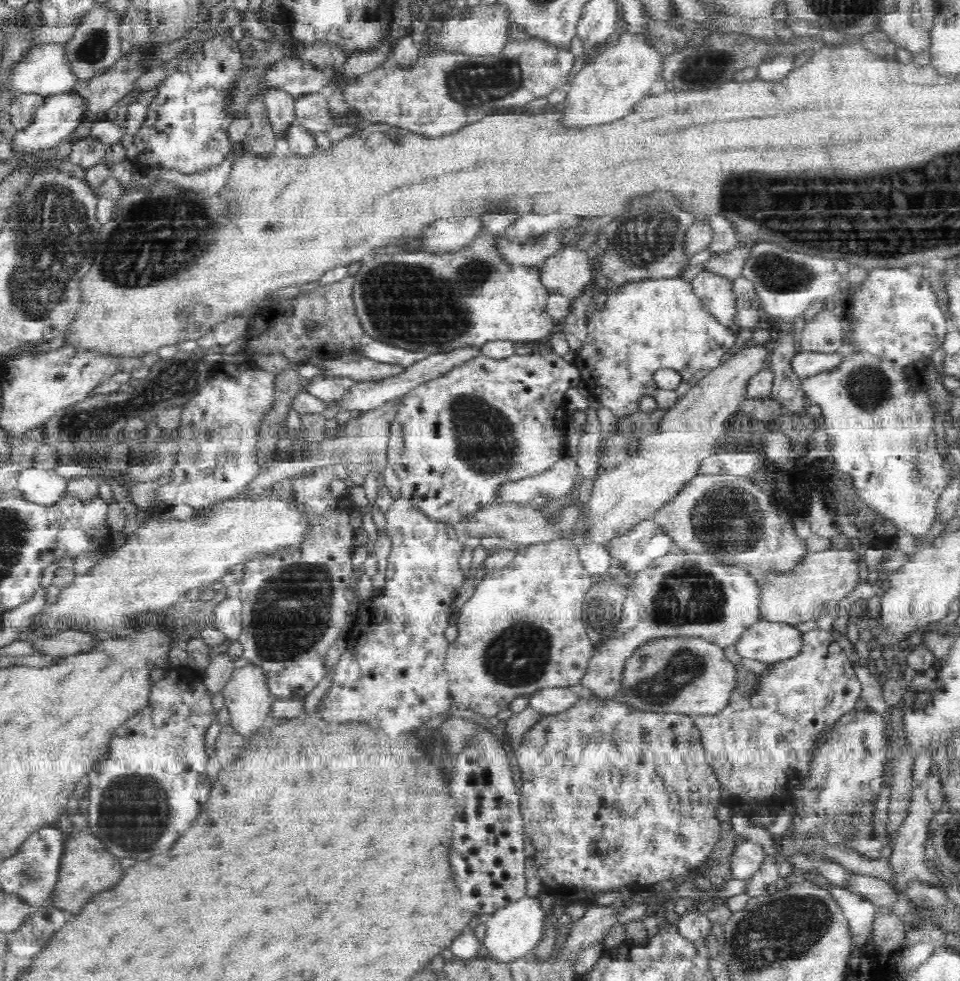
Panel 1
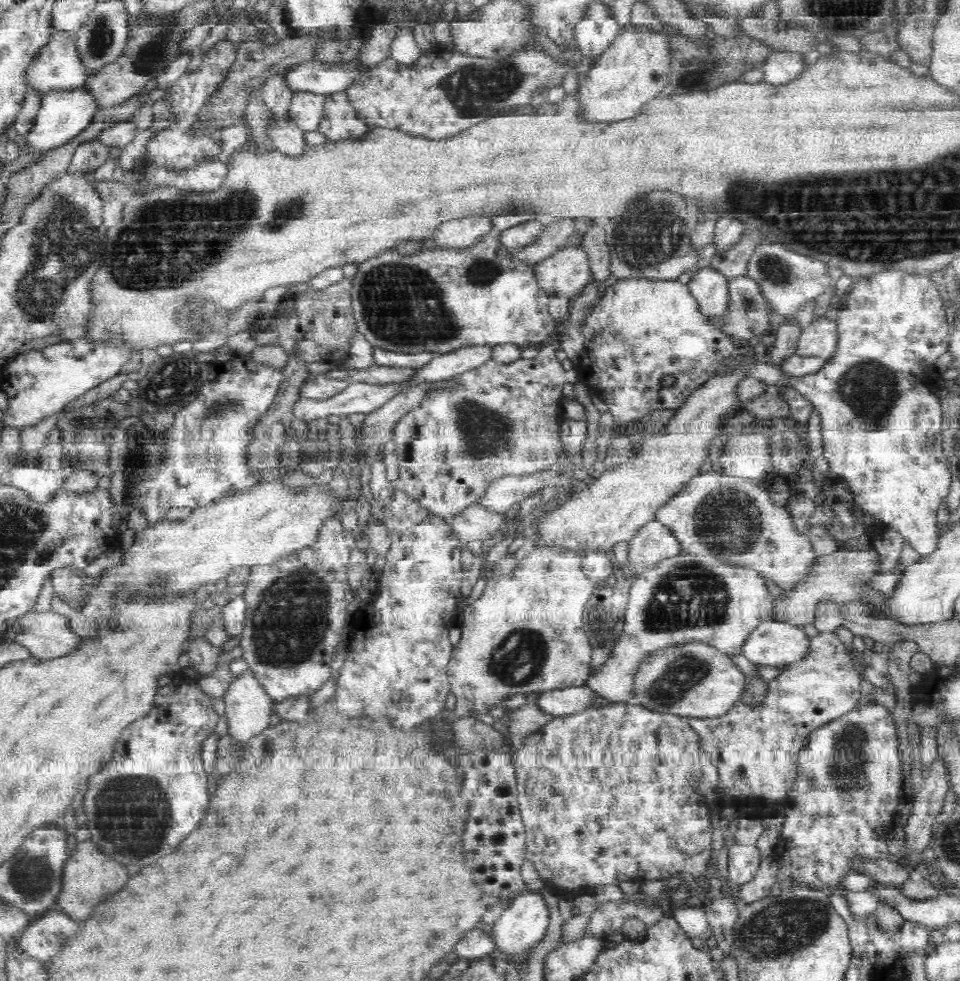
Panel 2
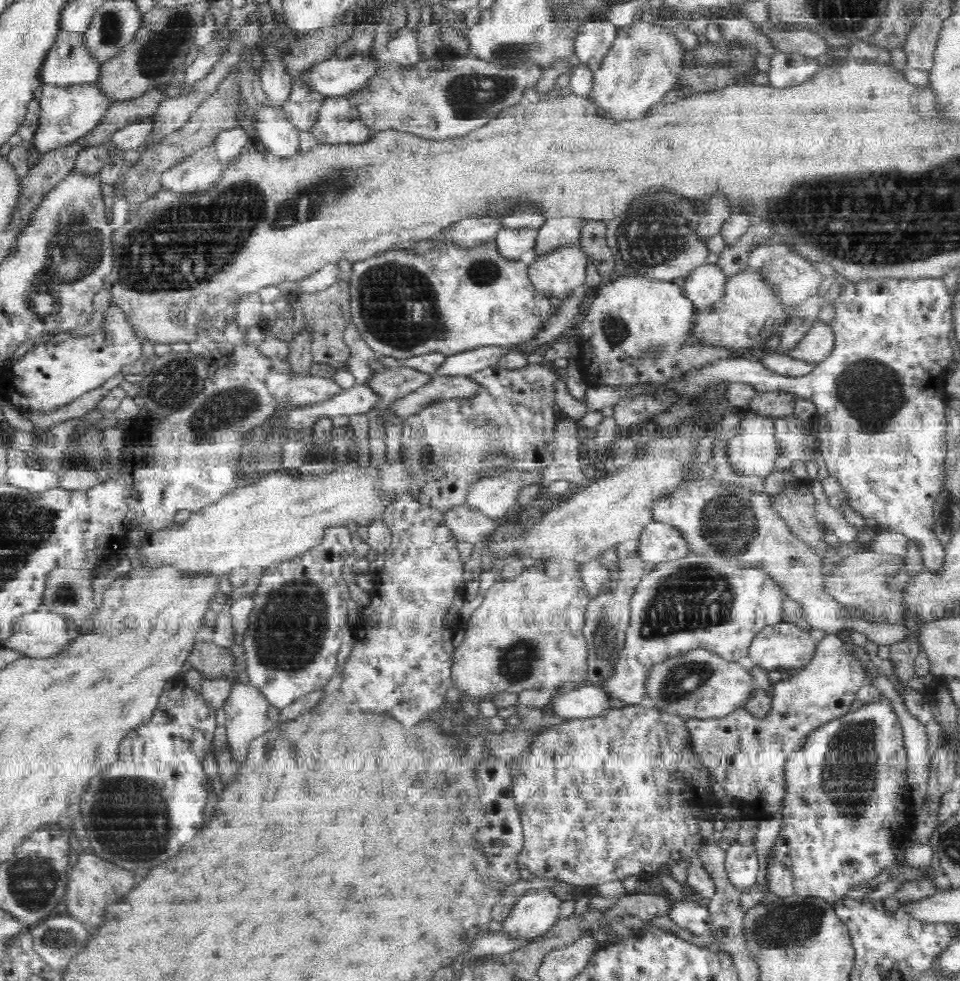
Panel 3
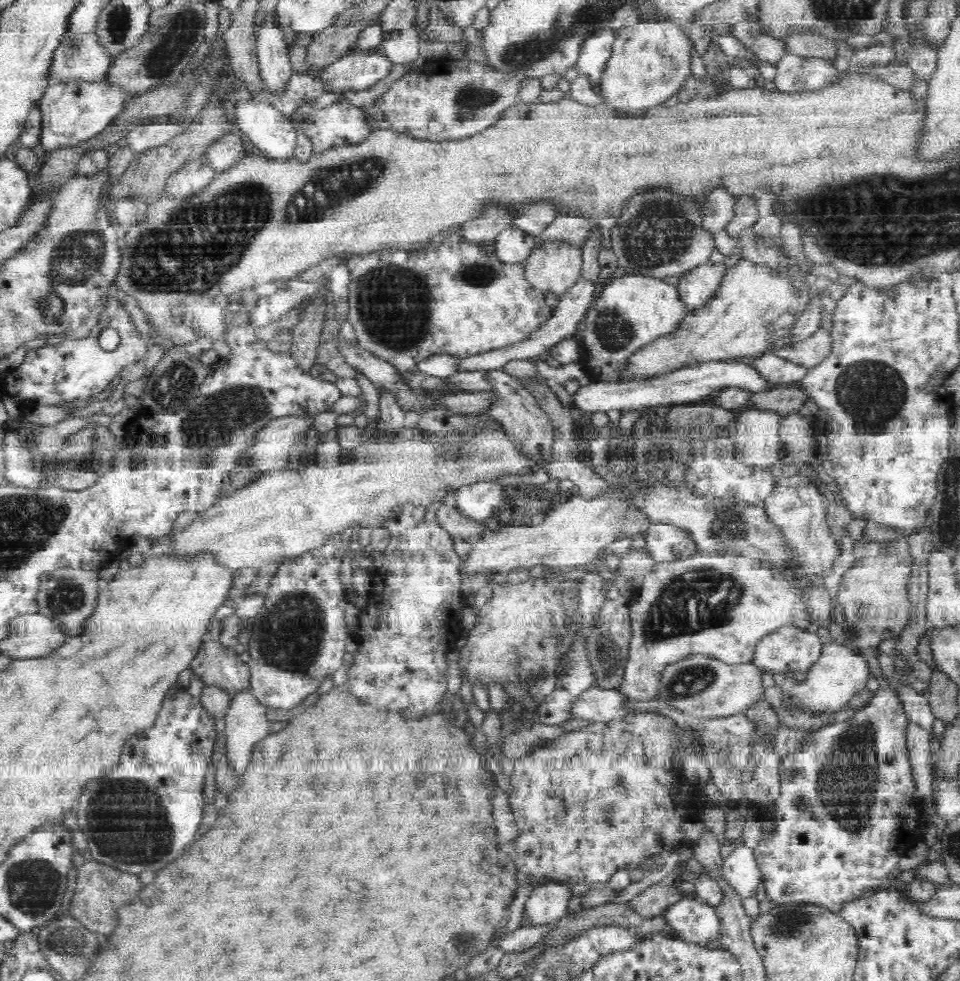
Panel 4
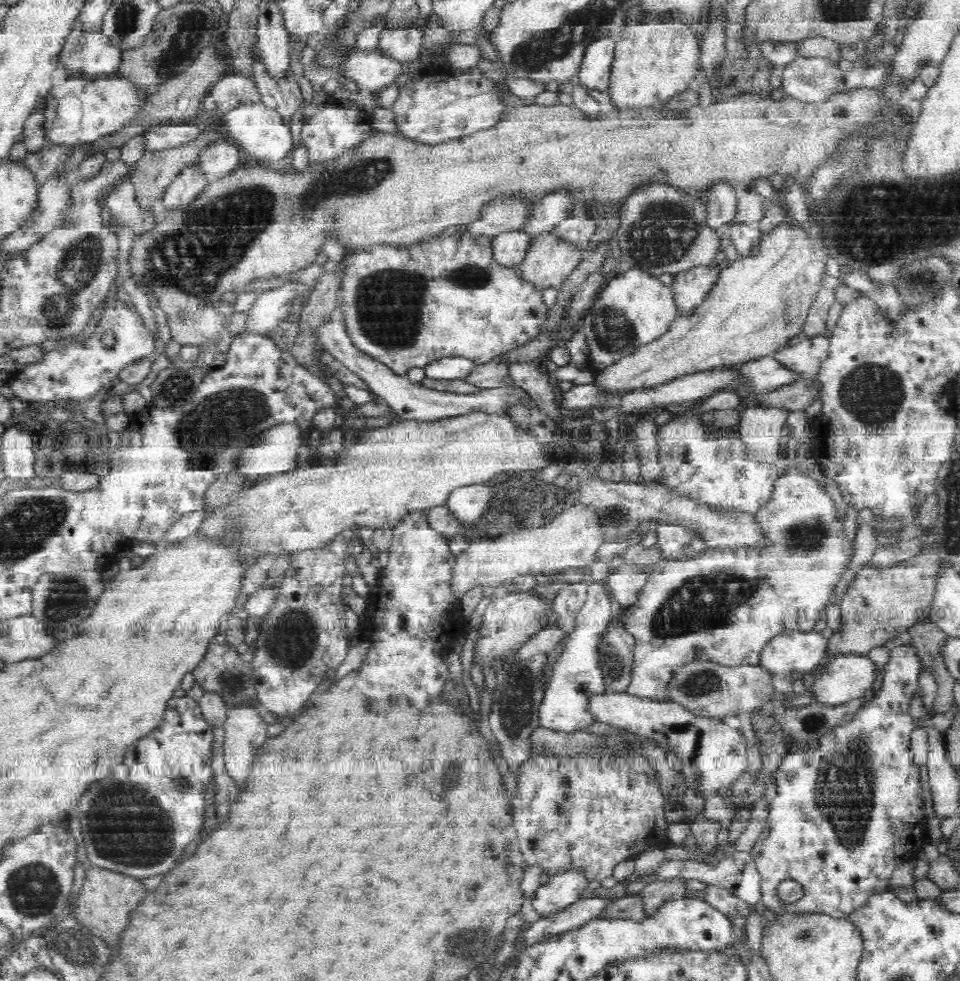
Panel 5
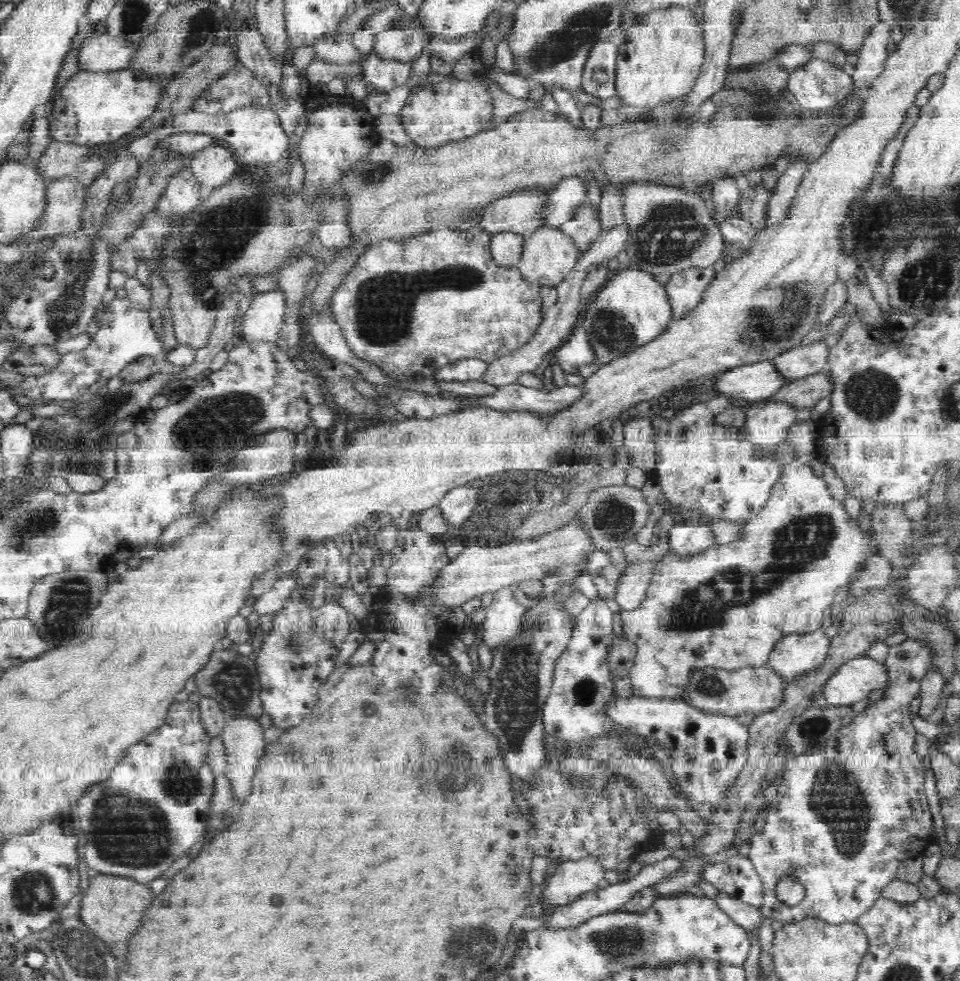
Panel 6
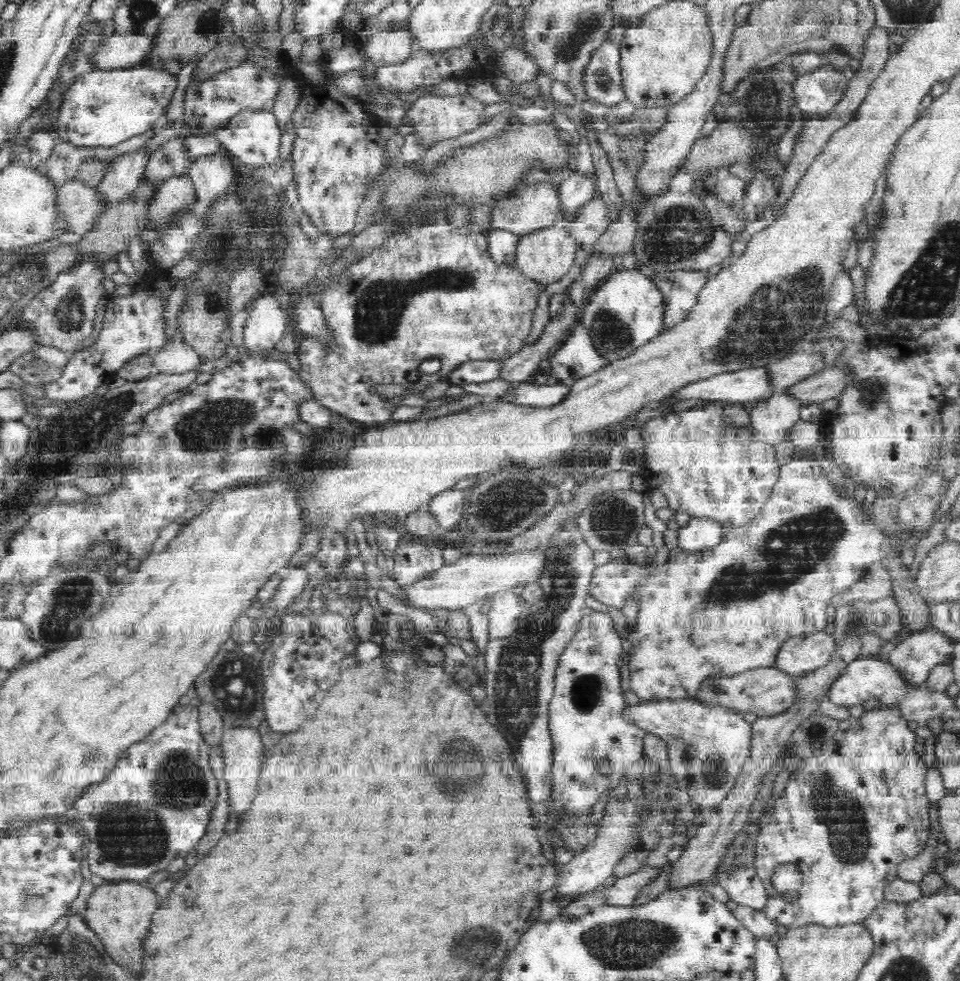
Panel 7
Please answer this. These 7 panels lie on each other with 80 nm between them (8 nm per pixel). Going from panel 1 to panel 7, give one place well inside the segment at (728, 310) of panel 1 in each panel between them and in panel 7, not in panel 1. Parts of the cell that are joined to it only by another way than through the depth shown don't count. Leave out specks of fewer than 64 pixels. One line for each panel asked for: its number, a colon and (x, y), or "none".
2: (711, 289)
3: (706, 286)
4: (698, 287)
5: (690, 288)
6: (685, 289)
7: (681, 288)

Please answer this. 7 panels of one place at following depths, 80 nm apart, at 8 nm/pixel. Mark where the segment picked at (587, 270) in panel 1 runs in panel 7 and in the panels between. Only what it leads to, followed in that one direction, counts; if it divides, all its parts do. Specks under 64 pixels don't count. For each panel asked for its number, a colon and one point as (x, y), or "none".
2: (566, 272)
3: (558, 273)
4: (554, 269)
5: (549, 263)
6: (549, 256)
7: (546, 255)

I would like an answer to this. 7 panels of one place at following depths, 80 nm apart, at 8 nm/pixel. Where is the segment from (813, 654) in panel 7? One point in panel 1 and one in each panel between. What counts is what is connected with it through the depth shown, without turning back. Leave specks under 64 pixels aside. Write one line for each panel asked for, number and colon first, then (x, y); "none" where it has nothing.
1: (765, 641)
2: (772, 643)
3: (779, 646)
4: (789, 648)
5: (792, 650)
6: (794, 654)

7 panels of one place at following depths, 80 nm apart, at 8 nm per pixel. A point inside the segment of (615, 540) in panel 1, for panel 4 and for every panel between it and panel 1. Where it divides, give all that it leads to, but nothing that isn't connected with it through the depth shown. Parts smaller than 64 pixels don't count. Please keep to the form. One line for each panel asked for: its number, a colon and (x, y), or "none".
2: (652, 542)
3: (659, 542)
4: (664, 542)

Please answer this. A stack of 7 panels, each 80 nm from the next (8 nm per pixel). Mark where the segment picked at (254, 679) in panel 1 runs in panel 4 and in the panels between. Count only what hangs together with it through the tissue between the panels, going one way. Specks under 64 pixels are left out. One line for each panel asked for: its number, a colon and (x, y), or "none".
2: (248, 707)
3: (246, 708)
4: (246, 722)

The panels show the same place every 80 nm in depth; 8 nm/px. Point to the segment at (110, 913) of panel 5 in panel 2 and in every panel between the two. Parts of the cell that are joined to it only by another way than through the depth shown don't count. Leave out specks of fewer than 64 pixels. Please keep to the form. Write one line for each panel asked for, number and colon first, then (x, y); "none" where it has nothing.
2: (88, 873)
3: (93, 882)
4: (99, 888)

